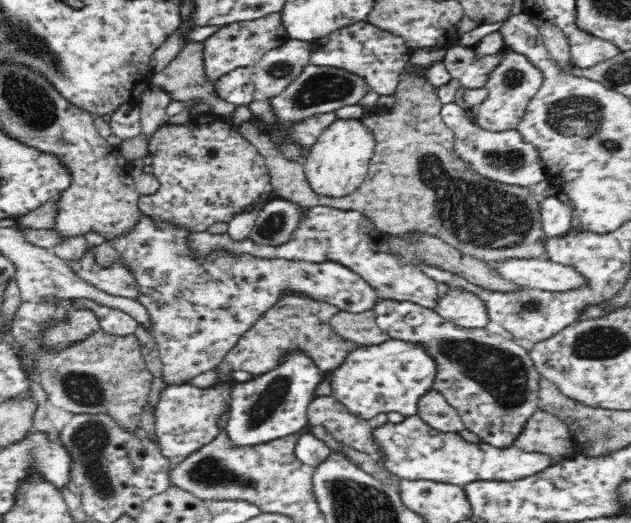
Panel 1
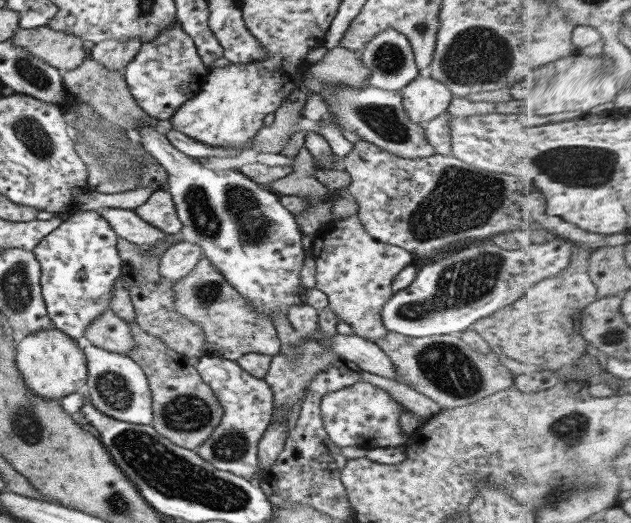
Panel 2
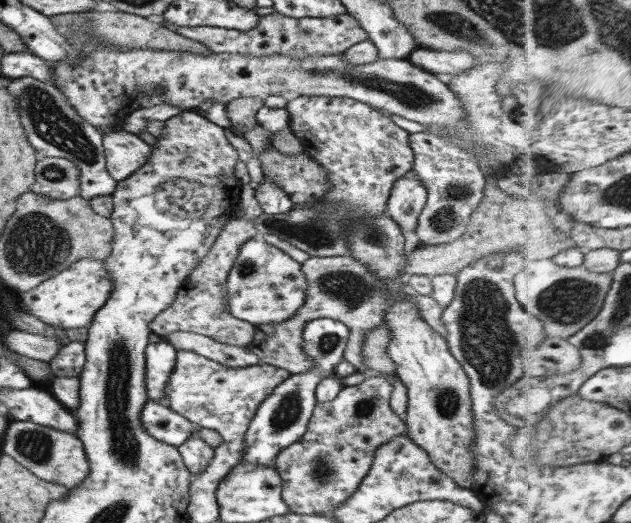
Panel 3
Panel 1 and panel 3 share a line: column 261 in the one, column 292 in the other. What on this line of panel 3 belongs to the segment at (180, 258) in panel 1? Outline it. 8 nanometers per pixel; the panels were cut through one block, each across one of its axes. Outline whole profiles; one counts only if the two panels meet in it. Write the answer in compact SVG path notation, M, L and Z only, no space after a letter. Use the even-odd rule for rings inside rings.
M260 236L250 237L240 245L235 263L228 273L229 310L237 320L254 327L278 325L290 320L304 304L308 281L301 265Z

